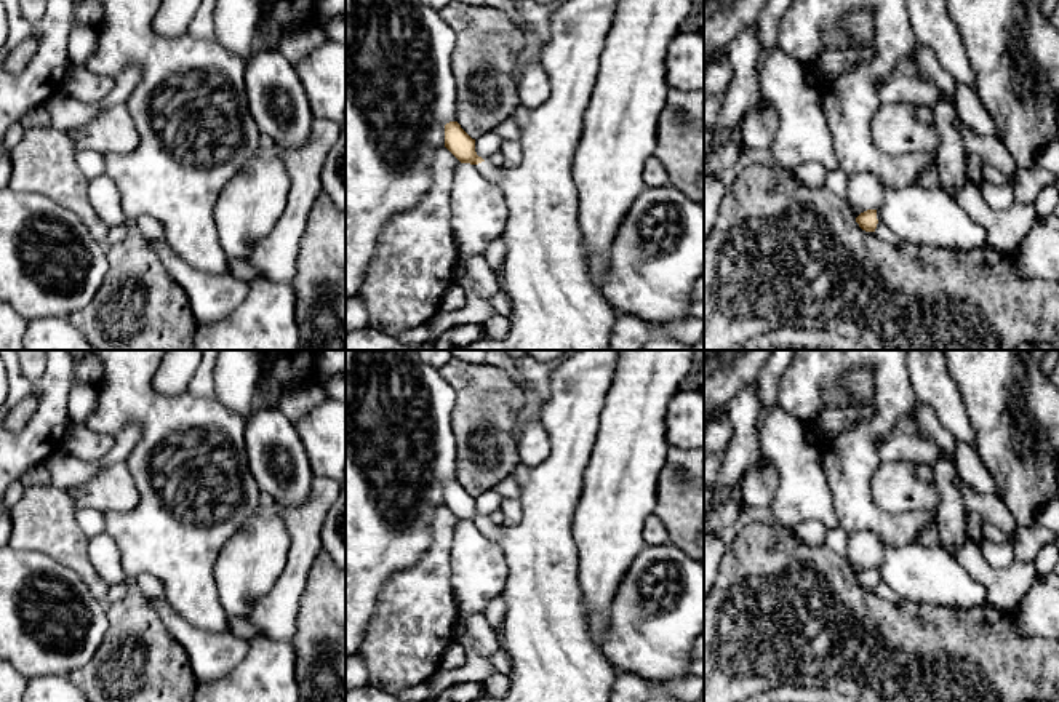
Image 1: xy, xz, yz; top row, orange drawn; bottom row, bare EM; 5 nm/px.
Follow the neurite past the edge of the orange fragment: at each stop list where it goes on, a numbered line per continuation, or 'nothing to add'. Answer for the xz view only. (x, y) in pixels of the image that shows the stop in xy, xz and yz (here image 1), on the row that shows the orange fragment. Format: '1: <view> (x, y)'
1: xz (555, 306)

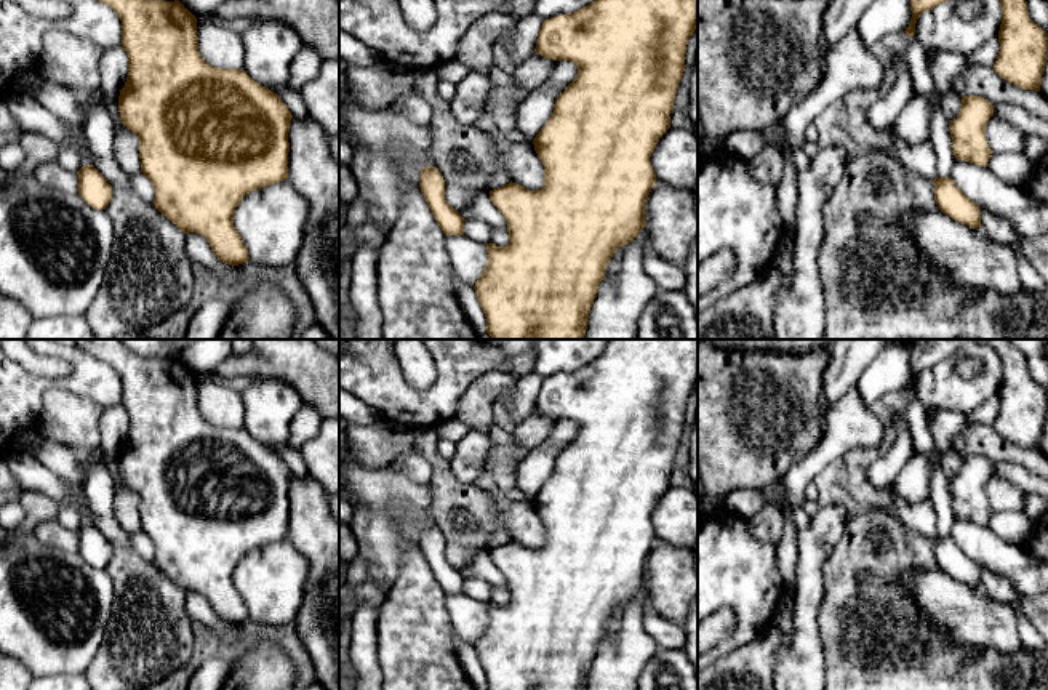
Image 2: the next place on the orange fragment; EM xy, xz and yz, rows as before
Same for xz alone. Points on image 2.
nothing to add

